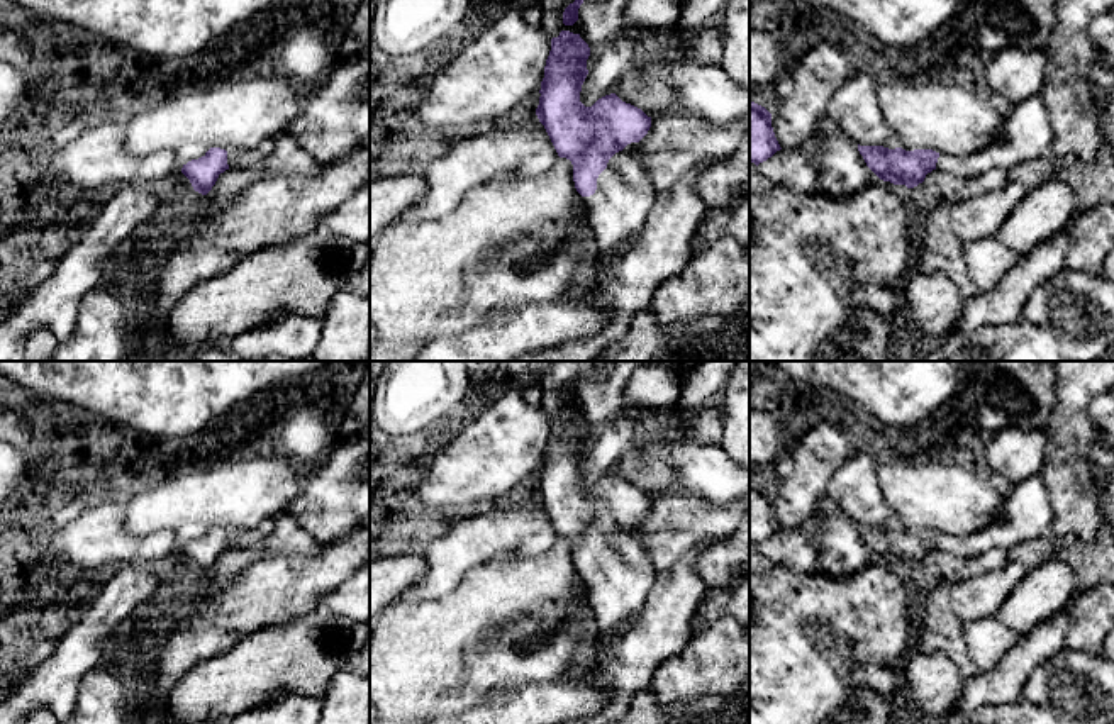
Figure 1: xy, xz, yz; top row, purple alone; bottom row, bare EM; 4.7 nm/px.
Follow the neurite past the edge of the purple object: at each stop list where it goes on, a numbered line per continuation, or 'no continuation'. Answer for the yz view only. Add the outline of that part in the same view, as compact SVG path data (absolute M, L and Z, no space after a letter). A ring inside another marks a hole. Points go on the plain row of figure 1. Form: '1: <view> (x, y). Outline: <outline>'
1: yz (1028, 512). Outline: M1039 475L1017 485L1002 507L1004 519L966 534L939 534L936 548L958 556L975 556L994 548L1050 534L1053 509Z

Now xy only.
1: xy (236, 538). Outline: M273 519L263 521L254 529L229 529L227 531L227 544L229 548L249 548L263 541L268 534L271 534L275 527Z

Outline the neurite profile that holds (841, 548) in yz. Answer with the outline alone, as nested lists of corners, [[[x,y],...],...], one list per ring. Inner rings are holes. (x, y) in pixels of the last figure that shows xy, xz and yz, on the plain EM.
[[[829,497],[819,500],[809,521],[816,526],[819,546],[816,571],[839,576],[883,561],[866,546],[858,524]]]

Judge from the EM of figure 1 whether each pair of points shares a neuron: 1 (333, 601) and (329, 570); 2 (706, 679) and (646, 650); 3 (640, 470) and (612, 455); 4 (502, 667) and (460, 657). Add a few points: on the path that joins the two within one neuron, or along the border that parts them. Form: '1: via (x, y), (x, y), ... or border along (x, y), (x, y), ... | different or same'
1: border along (351, 575), (319, 604) | different
2: border along (690, 634), (689, 641), (657, 668), (648, 687) | different
3: border along (638, 438), (618, 463) | different
4: via (492, 657), (470, 657) | same

